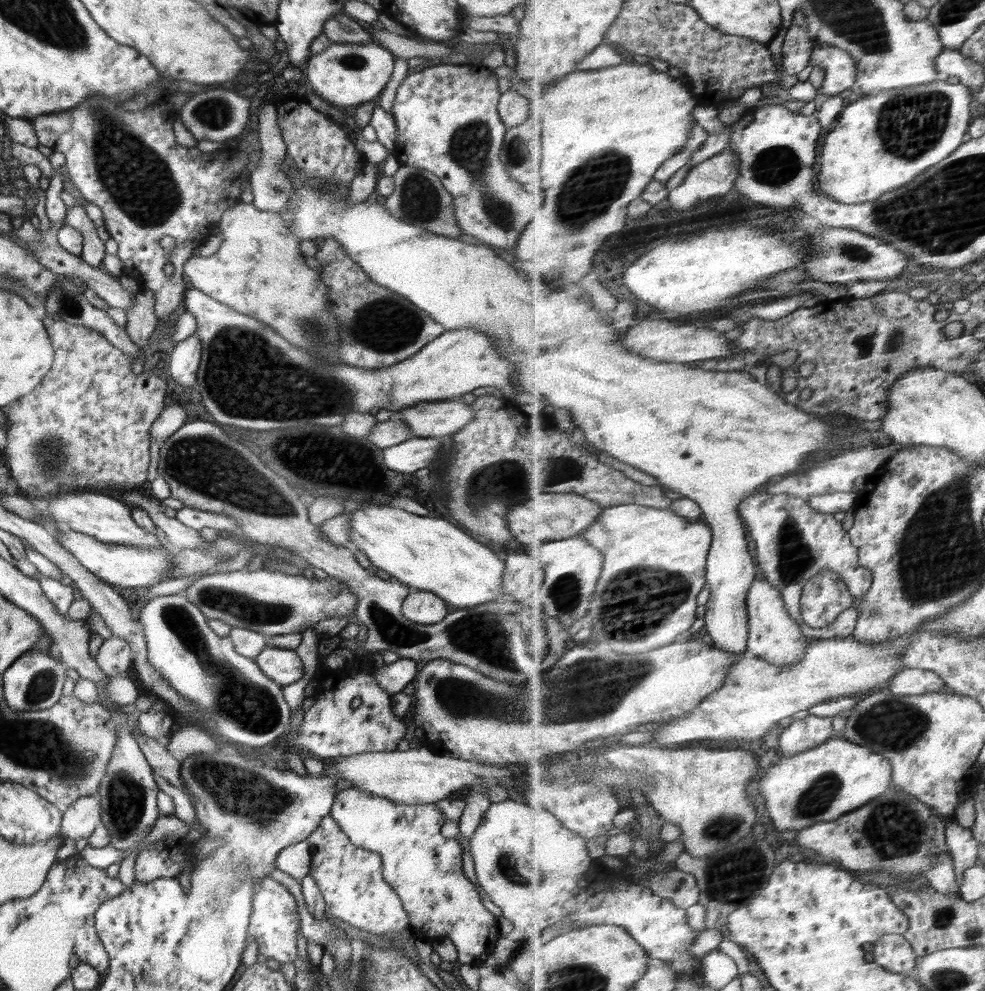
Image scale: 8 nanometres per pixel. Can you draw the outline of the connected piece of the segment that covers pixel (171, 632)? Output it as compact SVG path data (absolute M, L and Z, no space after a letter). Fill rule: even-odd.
M174 593L167 596L156 596L156 598L152 598L152 600L141 609L139 621L143 626L144 636L147 642L149 663L162 675L162 678L165 678L169 682L169 685L174 688L174 690L177 690L188 700L195 702L200 710L206 712L206 718L214 720L216 726L220 726L218 732L220 732L222 736L226 736L226 738L230 738L230 740L234 740L236 743L240 742L240 744L246 744L246 746L266 746L266 744L270 744L272 740L280 740L283 732L289 728L288 724L291 722L290 707L288 707L288 704L284 701L284 695L282 694L283 687L276 684L271 678L268 678L262 670L260 670L260 667L254 660L244 658L244 656L237 654L230 637L218 636L208 626L207 618L199 607L179 594Z

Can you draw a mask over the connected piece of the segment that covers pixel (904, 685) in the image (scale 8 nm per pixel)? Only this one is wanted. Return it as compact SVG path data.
M904 668L891 681L887 688L891 694L909 696L945 692L947 682L933 670Z

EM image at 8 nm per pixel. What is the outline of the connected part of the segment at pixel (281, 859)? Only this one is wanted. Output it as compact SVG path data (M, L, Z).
M298 842L284 848L276 858L276 869L296 881L302 881L310 873L313 855L308 842Z

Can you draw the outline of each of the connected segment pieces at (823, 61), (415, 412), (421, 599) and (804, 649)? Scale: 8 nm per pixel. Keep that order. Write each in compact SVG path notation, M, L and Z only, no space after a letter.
M819 42L815 46L811 64L826 69L827 77L819 92L830 97L850 90L859 77L859 59L854 58L847 50L830 43Z
M436 401L404 408L394 417L403 420L414 436L438 438L468 426L474 415L473 408L464 402Z
M412 590L402 605L404 618L418 624L436 624L446 615L446 602L434 593Z
M759 579L752 585L748 597L748 610L751 614L751 637L749 638L749 652L755 657L768 659L779 665L795 665L808 656L811 649L811 637L804 634L803 627L791 615L783 591L768 579Z

